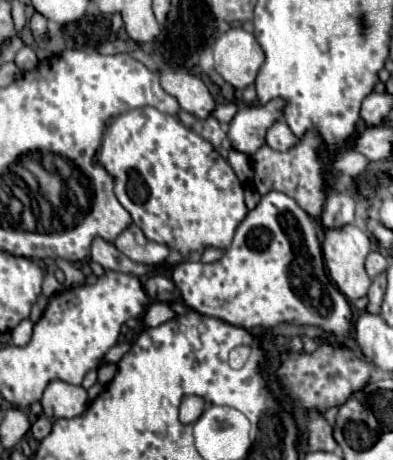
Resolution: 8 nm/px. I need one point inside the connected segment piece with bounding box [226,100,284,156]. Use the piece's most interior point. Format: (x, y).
(246, 134)

